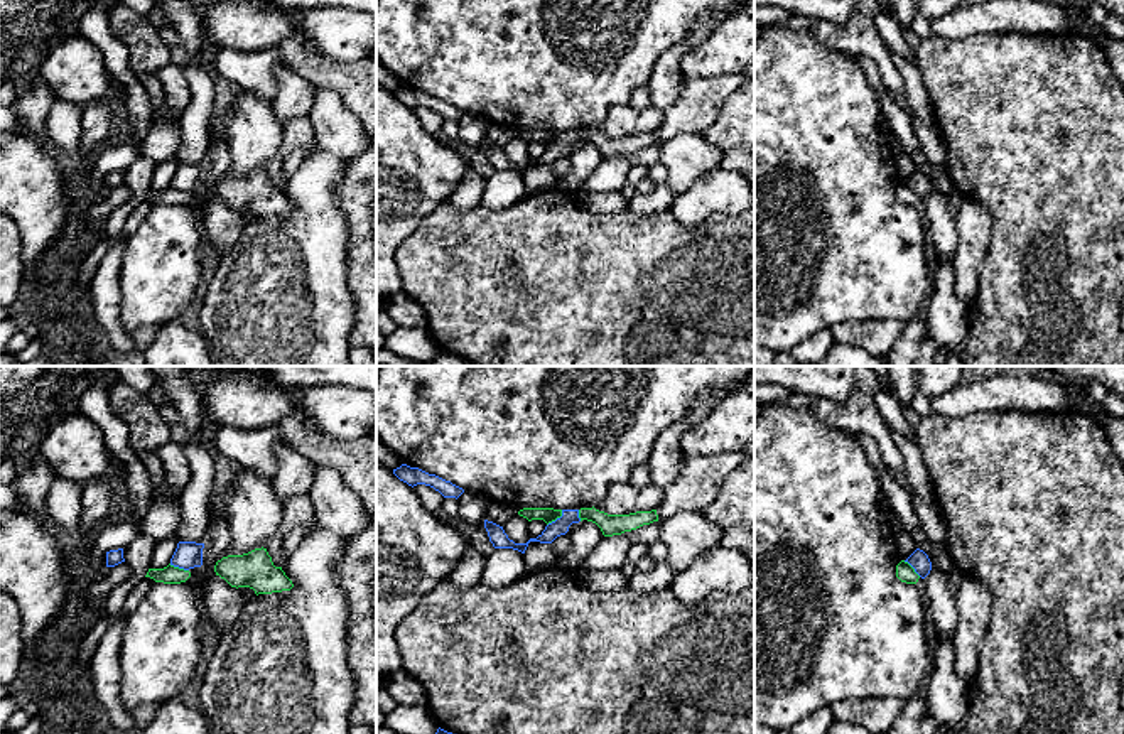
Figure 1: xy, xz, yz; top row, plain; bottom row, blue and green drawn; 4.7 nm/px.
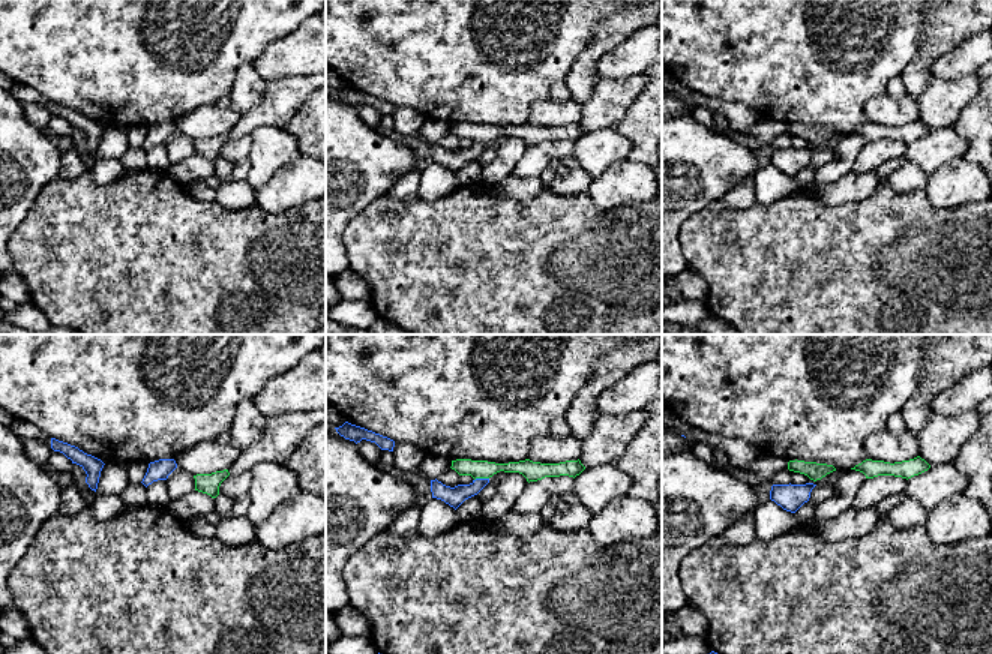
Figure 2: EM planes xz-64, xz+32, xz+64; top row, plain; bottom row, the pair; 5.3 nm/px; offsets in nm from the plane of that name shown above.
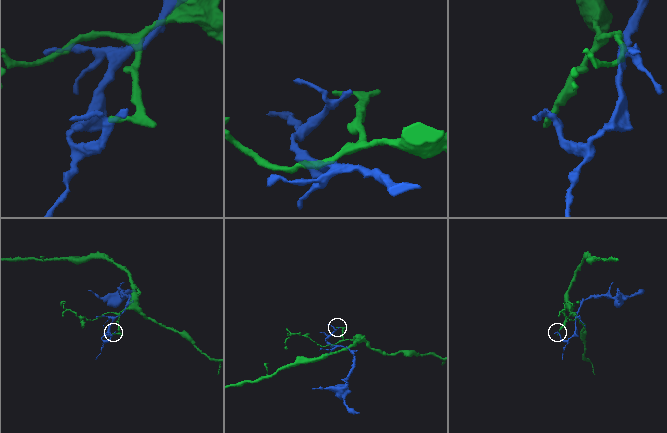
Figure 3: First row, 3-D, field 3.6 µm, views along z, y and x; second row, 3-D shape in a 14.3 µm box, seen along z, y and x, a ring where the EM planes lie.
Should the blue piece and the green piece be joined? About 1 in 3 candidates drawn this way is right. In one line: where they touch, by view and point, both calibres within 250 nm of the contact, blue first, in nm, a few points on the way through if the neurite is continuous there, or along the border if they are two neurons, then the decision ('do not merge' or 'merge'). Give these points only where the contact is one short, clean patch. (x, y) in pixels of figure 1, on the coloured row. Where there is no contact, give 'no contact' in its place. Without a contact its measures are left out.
xz (557, 518) | 80/70 nm | along xz (562, 510), (547, 525) | do not merge

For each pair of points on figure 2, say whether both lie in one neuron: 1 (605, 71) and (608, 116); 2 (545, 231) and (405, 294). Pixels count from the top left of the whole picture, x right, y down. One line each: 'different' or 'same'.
1: different
2: same

